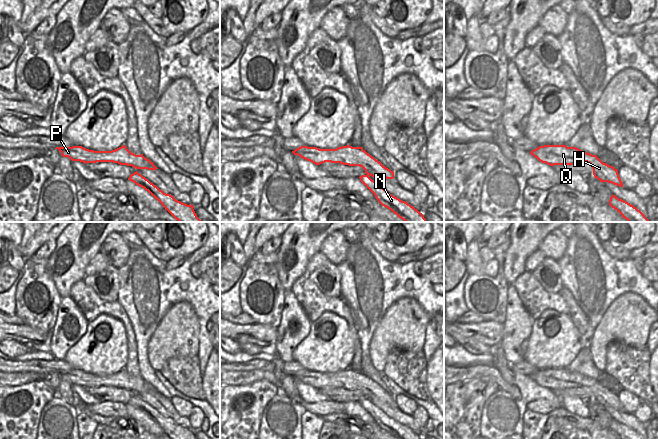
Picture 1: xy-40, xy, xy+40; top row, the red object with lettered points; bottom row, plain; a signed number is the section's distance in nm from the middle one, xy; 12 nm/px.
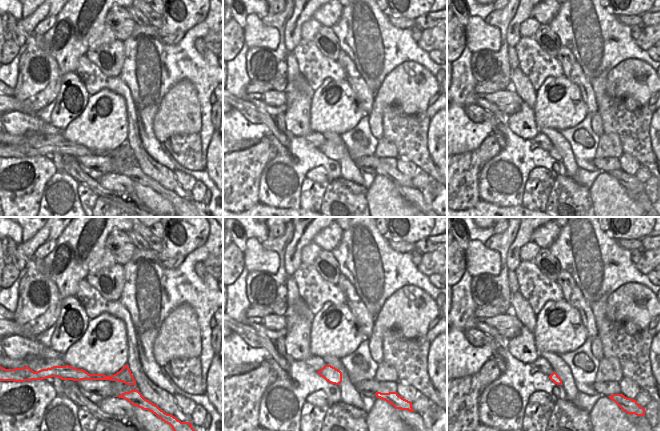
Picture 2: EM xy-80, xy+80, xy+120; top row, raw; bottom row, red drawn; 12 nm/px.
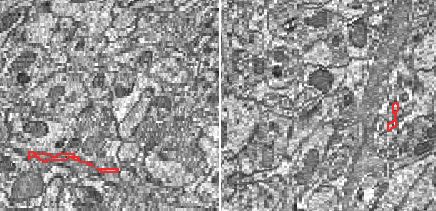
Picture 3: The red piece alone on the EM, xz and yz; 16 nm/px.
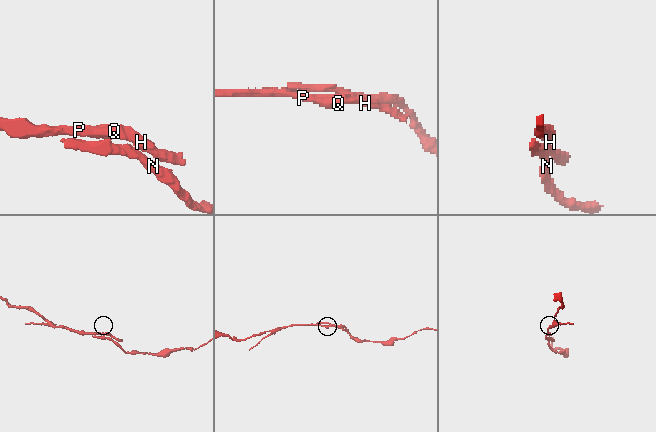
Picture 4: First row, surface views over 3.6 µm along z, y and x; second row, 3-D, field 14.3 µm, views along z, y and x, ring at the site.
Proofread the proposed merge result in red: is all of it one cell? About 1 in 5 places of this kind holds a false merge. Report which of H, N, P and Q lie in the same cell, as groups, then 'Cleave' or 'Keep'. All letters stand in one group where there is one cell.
Groups: H P Q / N. Cleave.

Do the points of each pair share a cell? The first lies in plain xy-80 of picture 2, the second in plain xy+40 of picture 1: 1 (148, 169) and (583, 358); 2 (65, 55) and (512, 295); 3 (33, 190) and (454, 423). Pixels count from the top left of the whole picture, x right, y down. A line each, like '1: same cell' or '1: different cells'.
1: different cells
2: different cells
3: same cell

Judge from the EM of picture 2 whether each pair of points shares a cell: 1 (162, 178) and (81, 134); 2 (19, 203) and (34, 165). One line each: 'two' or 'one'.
1: two
2: one

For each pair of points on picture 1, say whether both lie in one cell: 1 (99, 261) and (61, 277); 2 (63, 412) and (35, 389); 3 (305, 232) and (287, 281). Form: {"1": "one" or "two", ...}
{"1": "two", "2": "two", "3": "one"}

